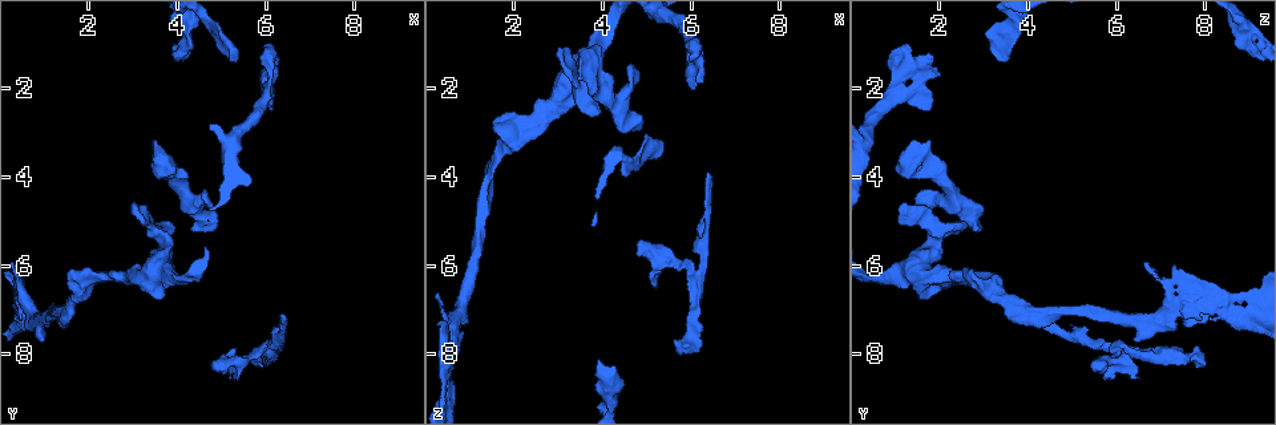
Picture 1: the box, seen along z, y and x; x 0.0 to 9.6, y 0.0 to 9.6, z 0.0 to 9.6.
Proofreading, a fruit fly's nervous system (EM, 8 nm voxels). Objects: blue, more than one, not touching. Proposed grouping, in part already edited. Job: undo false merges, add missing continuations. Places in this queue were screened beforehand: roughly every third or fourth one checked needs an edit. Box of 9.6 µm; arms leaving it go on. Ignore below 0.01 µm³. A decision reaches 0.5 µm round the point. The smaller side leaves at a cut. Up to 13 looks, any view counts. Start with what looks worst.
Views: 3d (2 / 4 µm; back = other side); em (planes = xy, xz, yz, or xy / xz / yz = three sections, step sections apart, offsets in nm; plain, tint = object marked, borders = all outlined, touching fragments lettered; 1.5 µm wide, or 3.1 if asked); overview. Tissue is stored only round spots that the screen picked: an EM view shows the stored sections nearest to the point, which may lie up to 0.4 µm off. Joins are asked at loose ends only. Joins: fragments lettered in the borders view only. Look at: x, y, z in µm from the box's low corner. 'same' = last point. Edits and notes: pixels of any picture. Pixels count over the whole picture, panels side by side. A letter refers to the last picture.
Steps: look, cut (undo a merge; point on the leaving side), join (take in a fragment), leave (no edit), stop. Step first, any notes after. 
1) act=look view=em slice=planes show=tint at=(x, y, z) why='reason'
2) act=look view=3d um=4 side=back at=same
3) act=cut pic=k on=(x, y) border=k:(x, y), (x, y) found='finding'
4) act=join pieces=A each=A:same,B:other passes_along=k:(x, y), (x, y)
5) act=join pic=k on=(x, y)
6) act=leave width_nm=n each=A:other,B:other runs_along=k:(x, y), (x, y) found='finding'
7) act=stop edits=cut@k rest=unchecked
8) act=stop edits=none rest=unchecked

act=look view=em slice=xy step=4 show=tint at=(5.95, 8.25, 7.95) why='branch stops here'

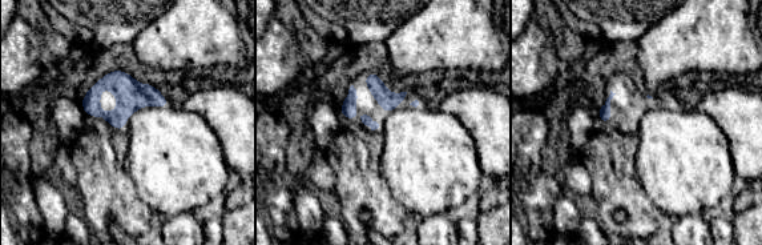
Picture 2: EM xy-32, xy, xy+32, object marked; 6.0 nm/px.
act=look view=em slice=planes show=borders at=same why='cut it another way'

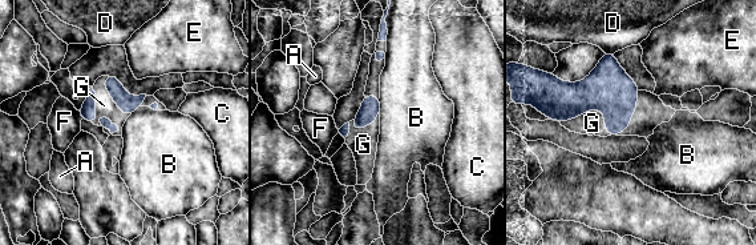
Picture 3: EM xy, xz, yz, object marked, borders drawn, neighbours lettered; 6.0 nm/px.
act=join pieces=G each=A:other,B:other,C:other,D:other,E:other,F:other,G:same passes_along=3:(607, 87), (591, 108), (591, 123) found='it goes on there'

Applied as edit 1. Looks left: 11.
act=look view=overview

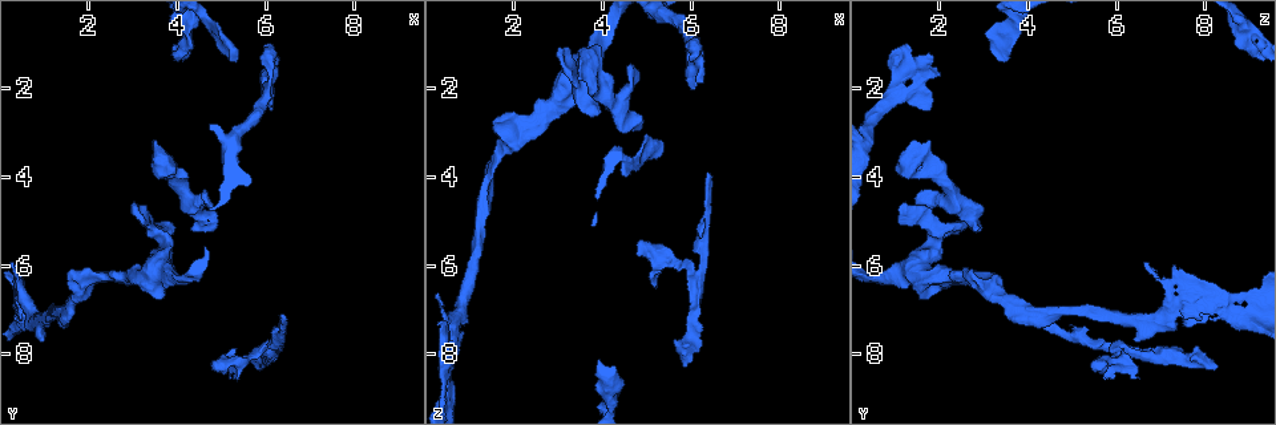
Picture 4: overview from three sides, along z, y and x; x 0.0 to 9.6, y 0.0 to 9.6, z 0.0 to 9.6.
act=look view=3d um=2 at=(6.10, 7.80, 6.05) why='three arms meet'

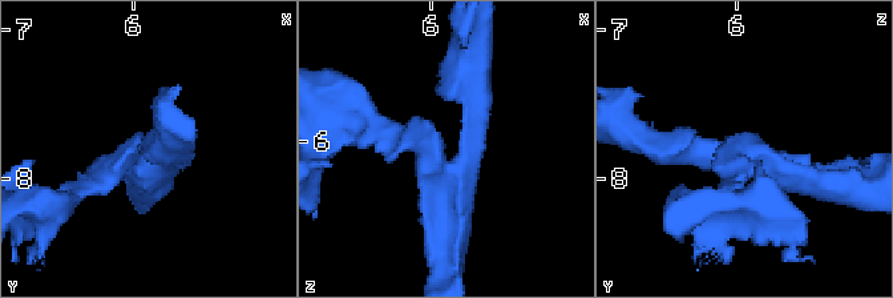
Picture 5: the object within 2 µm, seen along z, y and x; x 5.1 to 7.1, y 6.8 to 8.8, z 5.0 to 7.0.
act=look view=em slice=planes show=borders at=(6.08, 7.84, 6.12) arms=3 arm_widths_nm=200,220,220 why='now the EM'

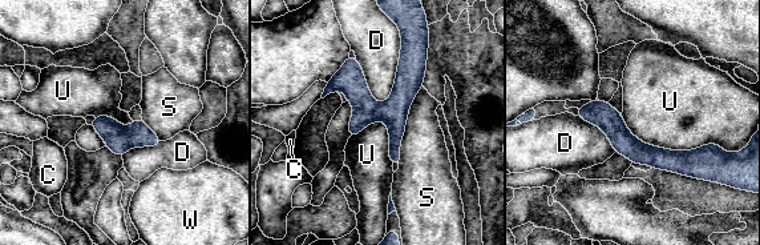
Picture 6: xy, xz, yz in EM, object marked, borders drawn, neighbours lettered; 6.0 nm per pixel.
act=leave longest_contact=D:600nm each=C:other,D:other,S:other,U:other,W:other found='all the same cell'

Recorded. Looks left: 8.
act=look view=3d um=4 at=(6.10, 2.50, 1.80) why='branch stops here'

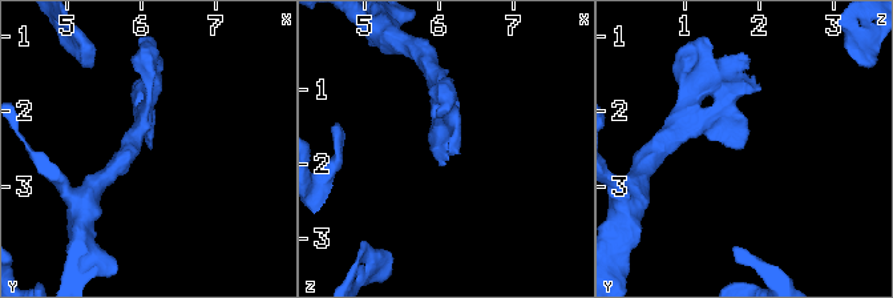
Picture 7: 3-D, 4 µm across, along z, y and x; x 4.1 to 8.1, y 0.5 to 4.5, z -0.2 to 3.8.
act=look view=em slice=planes show=borders at=(6.10, 2.45, 1.75)

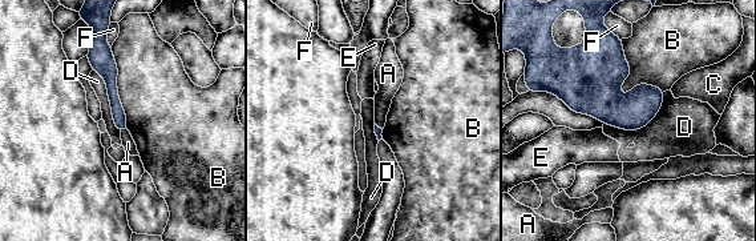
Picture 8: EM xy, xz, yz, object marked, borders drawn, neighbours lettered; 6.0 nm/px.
act=leave each=A:other,B:other,C:other,D:other,E:other,F:other found='none of them fits'

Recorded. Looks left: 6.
act=look view=3d um=4 side=back at=(3.05, 4.75, 1.05) why='branch stops here'

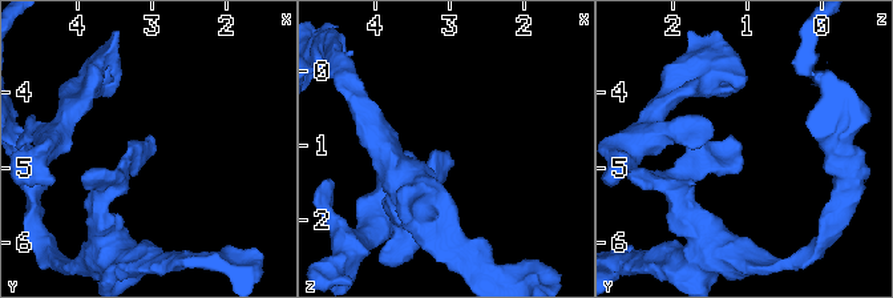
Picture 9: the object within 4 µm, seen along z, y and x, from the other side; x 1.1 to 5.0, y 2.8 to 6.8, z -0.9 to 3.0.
act=look view=em slice=planes show=borders at=(3.10, 4.75, 1.10)

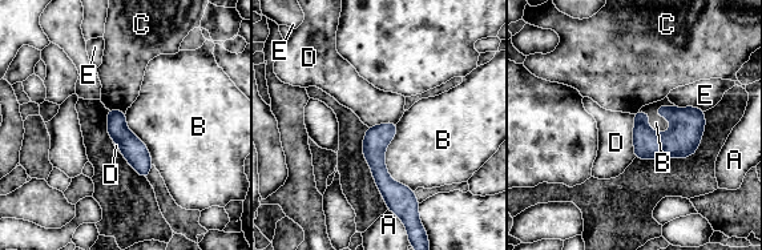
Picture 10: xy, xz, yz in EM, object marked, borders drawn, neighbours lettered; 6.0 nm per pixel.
act=leave each=A:other,B:other,C:other,D:other,E:other runs_along=10:(391, 125), (378, 168), (392, 202) found='no lettered fragment goes on from it'

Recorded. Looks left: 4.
act=look view=3d um=2 at=(4.80, 0.70, 3.55) why='narrows sharply'

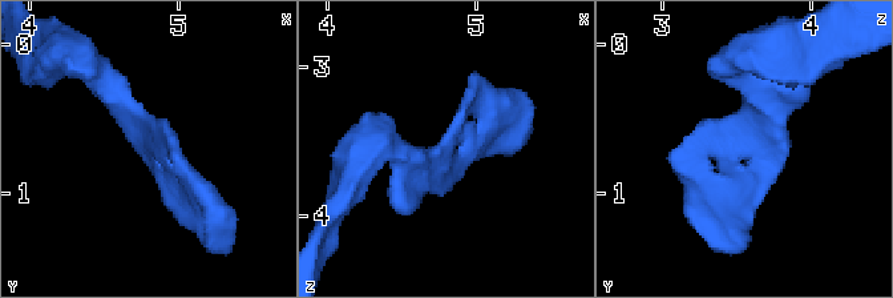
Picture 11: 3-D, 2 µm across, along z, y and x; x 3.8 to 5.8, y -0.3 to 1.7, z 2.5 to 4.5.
act=look view=em slice=planes show=borders at=(4.88, 0.74, 3.46) arm_widths_nm=200,220

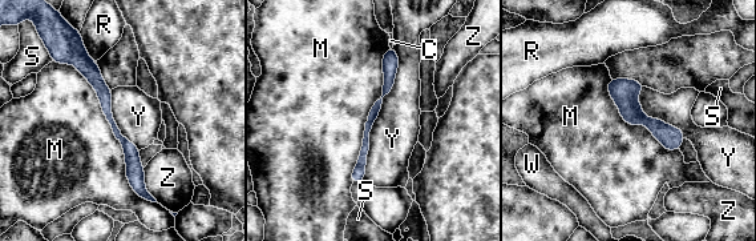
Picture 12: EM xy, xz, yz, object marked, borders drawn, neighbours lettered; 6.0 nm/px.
act=leave longest_contact=M:1050nm each=C:other,M:other,R:other,S:other,W:other,Y:other,Z:other runs_along=12:(81, 52), (132, 152), (141, 192) found='continuous, no second cell'

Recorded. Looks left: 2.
act=stop edits=join@3 rest=unchecked

